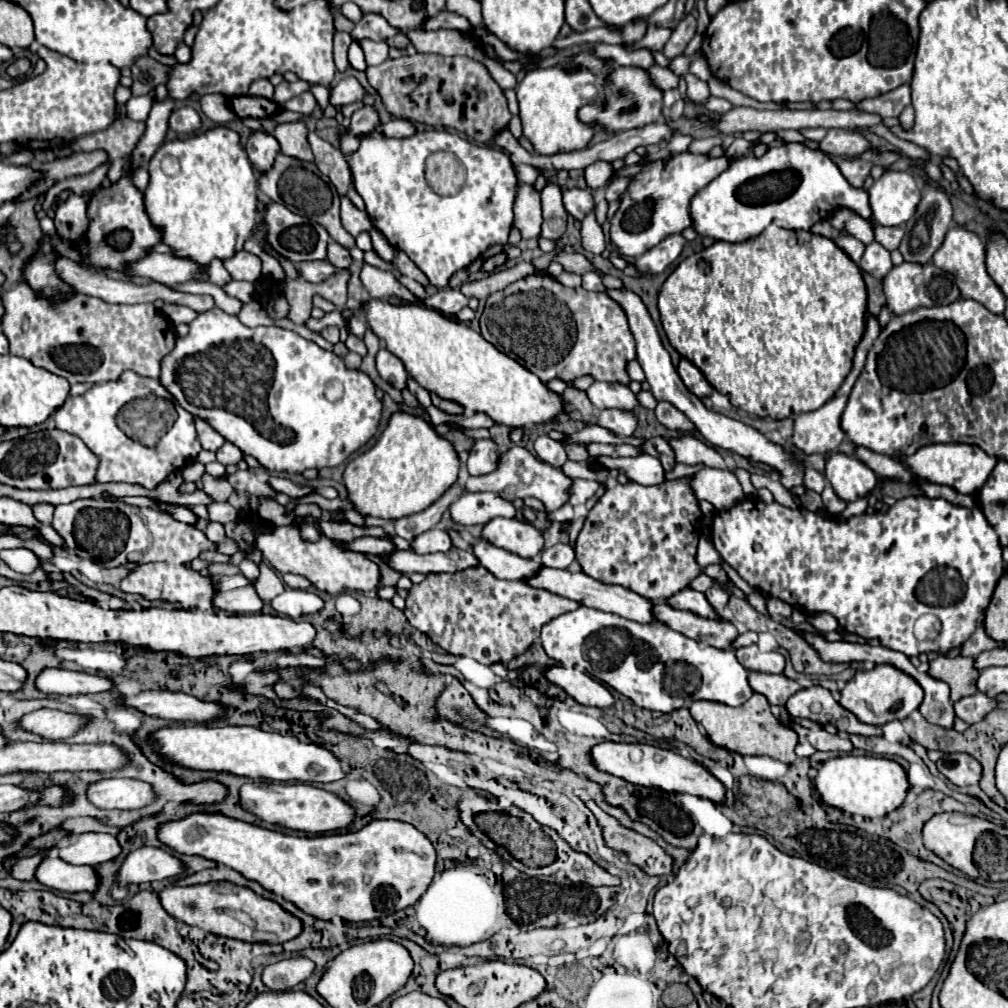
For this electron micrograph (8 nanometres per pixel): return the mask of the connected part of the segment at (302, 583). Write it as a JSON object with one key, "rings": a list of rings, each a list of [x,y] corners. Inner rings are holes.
{"rings":[[[286,573],[284,575],[284,583],[290,585],[292,589],[308,589],[310,587],[310,581],[302,575],[292,575],[292,573]]]}

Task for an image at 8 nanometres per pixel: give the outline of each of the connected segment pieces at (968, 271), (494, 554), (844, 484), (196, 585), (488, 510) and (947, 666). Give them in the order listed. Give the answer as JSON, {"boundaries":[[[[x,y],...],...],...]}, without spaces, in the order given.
{"boundaries":[[[[954,225],[946,233],[946,239],[940,245],[940,249],[934,253],[932,261],[934,261],[936,267],[940,267],[940,269],[944,269],[944,271],[948,271],[948,273],[952,273],[956,277],[956,283],[960,287],[962,297],[980,301],[992,313],[1002,313],[1006,309],[1006,299],[1004,299],[1002,291],[990,279],[990,275],[986,273],[986,267],[984,267],[984,243],[980,241],[980,237],[976,233],[972,233],[972,231],[968,231],[968,229],[960,227],[960,225]]],[[[488,541],[474,543],[472,553],[478,557],[480,565],[484,565],[498,579],[522,581],[542,567],[542,563],[536,559],[516,557],[506,549],[496,549],[496,545],[488,545]]],[[[840,451],[832,453],[828,457],[826,479],[830,481],[836,495],[846,503],[868,495],[878,481],[876,473],[872,473],[872,469],[868,469],[868,465],[864,465],[860,459],[840,453]]],[[[146,563],[140,565],[138,569],[134,569],[122,583],[120,583],[122,591],[126,593],[134,593],[134,595],[142,595],[150,601],[166,601],[170,605],[180,605],[184,609],[210,609],[210,597],[214,593],[212,583],[202,577],[198,571],[192,571],[188,565],[168,565],[168,563]]],[[[464,493],[450,505],[450,513],[462,525],[484,525],[494,517],[516,517],[514,505],[494,493]]],[[[938,655],[928,669],[928,675],[948,683],[950,687],[950,697],[952,701],[960,701],[962,697],[974,695],[976,689],[976,677],[980,671],[974,665],[972,657],[946,657]]]]}

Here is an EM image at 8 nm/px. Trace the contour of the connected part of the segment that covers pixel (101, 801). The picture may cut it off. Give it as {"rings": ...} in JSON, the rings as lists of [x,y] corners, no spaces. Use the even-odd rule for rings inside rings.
{"rings":[[[102,779],[92,783],[88,799],[98,809],[142,809],[156,801],[156,791],[150,783],[138,779]]]}

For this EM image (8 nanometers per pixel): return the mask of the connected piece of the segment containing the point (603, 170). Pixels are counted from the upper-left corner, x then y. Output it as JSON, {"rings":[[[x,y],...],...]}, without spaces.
{"rings":[[[596,161],[596,163],[592,163],[592,165],[588,165],[584,169],[584,179],[586,179],[588,187],[594,189],[594,191],[604,189],[608,185],[608,181],[610,181],[612,175],[614,175],[614,169],[606,161]]]}

